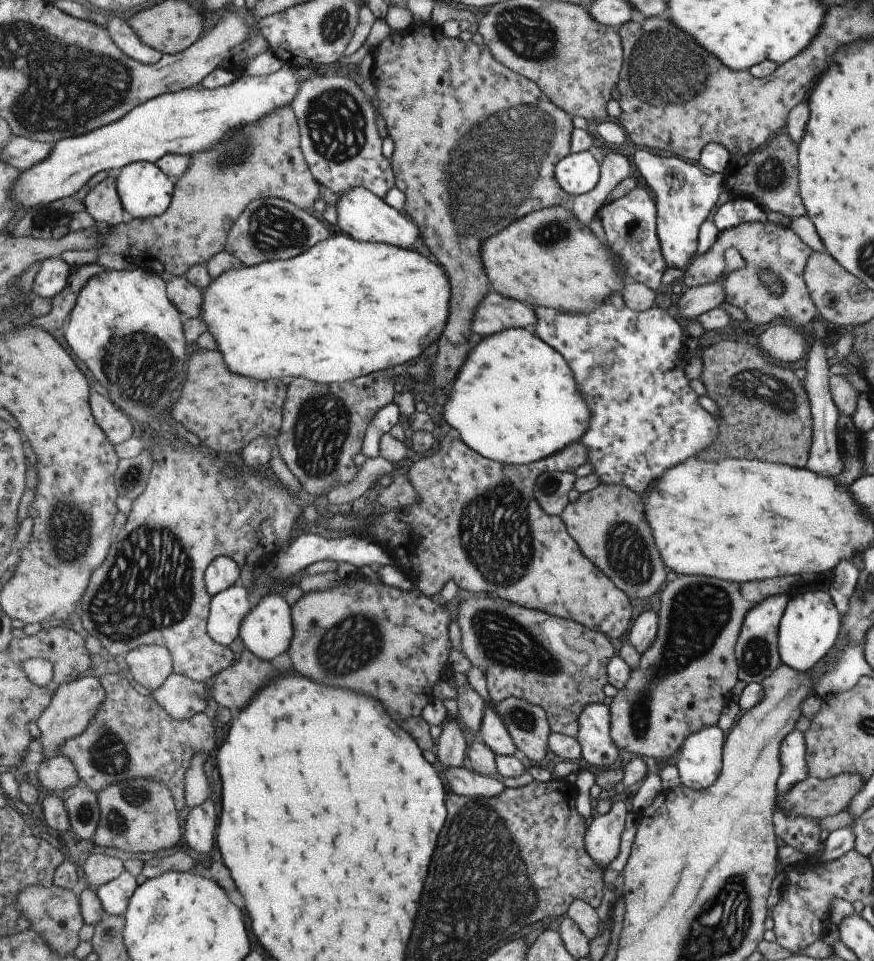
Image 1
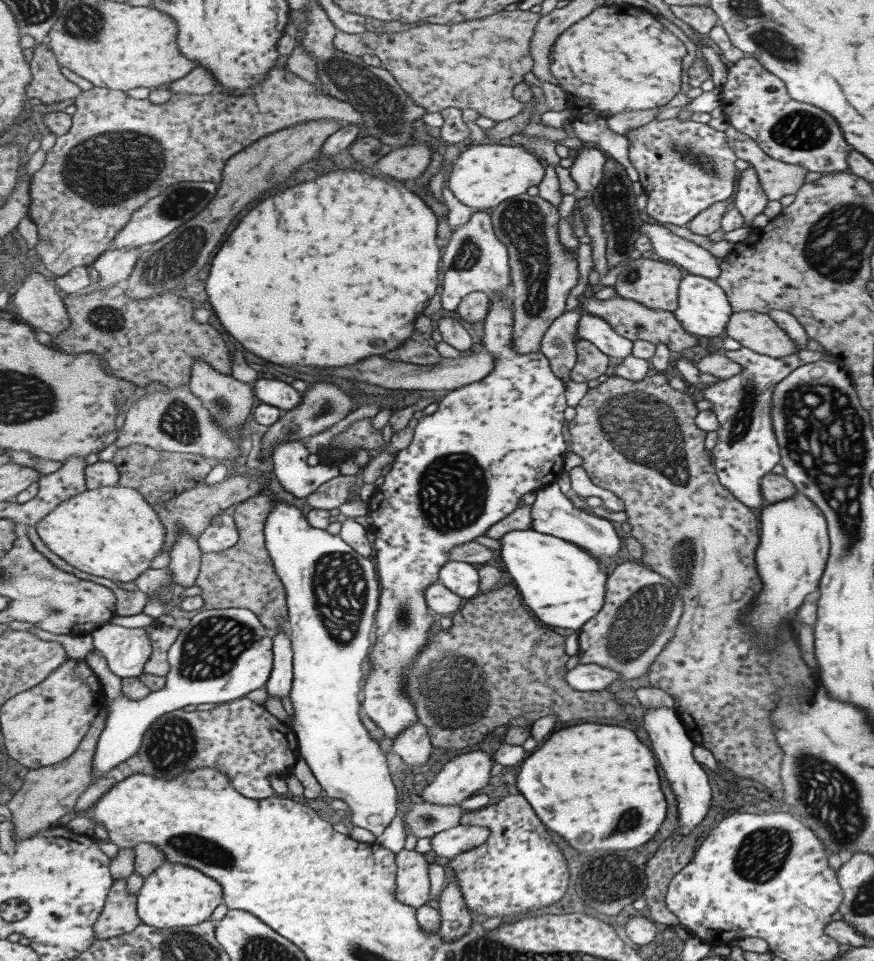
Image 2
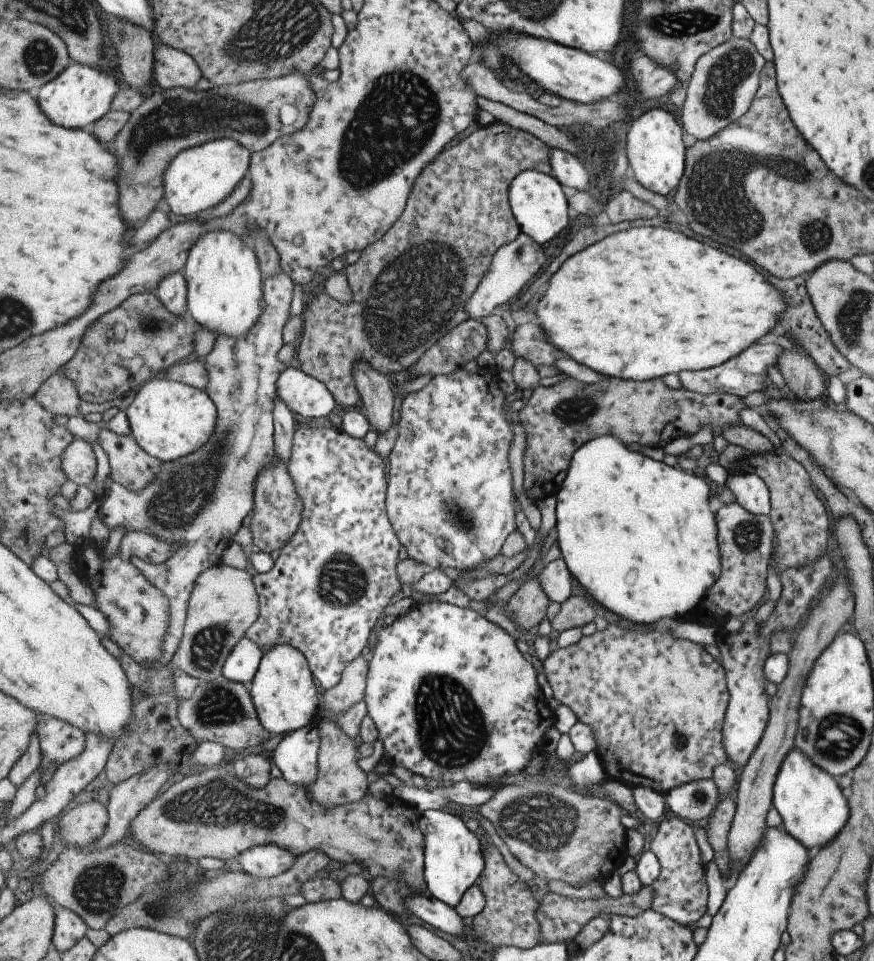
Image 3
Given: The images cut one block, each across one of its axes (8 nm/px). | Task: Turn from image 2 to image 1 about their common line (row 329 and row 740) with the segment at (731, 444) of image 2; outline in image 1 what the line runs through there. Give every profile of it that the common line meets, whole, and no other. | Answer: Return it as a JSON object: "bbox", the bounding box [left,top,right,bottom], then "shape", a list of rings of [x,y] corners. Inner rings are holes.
{"bbox":[777,732,807,792],"shape":[[[787,732],[779,744],[779,778],[777,778],[777,792],[785,792],[797,780],[807,778],[805,772],[805,748],[801,732]]]}

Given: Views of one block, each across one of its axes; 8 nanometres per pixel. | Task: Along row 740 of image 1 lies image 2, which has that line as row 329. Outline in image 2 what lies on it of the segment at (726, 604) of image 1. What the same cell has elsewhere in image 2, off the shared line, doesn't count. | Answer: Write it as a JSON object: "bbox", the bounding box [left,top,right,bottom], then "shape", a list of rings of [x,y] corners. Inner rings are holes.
{"bbox":[581,298,697,352],"shape":[[[585,298],[581,302],[581,312],[583,314],[591,314],[597,316],[601,320],[605,320],[605,324],[621,338],[633,342],[633,340],[645,340],[651,344],[663,344],[665,348],[669,348],[669,352],[683,352],[687,348],[695,348],[697,346],[697,338],[687,334],[679,322],[675,320],[673,312],[665,312],[665,310],[653,310],[647,308],[635,300],[625,300],[625,298],[611,298],[611,300],[597,300],[597,298]]]}

